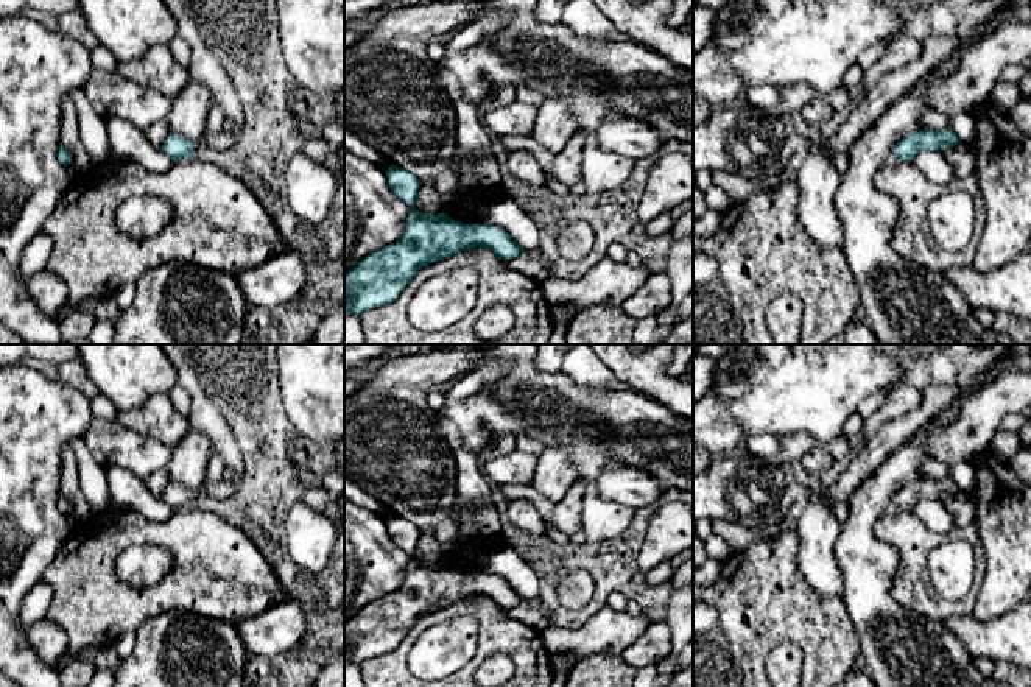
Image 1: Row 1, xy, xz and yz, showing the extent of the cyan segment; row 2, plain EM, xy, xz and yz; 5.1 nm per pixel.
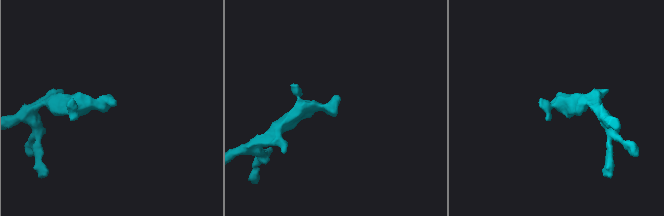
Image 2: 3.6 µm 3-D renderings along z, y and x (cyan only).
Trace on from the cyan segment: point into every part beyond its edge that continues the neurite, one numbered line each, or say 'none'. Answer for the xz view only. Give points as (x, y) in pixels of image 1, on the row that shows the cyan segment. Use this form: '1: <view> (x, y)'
none

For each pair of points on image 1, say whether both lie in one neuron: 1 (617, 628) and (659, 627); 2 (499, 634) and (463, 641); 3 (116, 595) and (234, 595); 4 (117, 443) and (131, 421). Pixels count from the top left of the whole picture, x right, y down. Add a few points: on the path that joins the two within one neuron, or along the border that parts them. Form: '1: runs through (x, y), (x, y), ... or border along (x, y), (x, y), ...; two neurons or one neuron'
1: border along (656, 619), (622, 653); two neurons
2: border along (467, 613), (477, 622), (477, 651), (458, 669); two neurons
3: runs through (145, 598), (204, 595); one neuron
4: border along (116, 421), (162, 441); two neurons

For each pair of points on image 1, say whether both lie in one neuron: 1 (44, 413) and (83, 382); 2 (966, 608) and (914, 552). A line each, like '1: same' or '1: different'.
1: different
2: same

